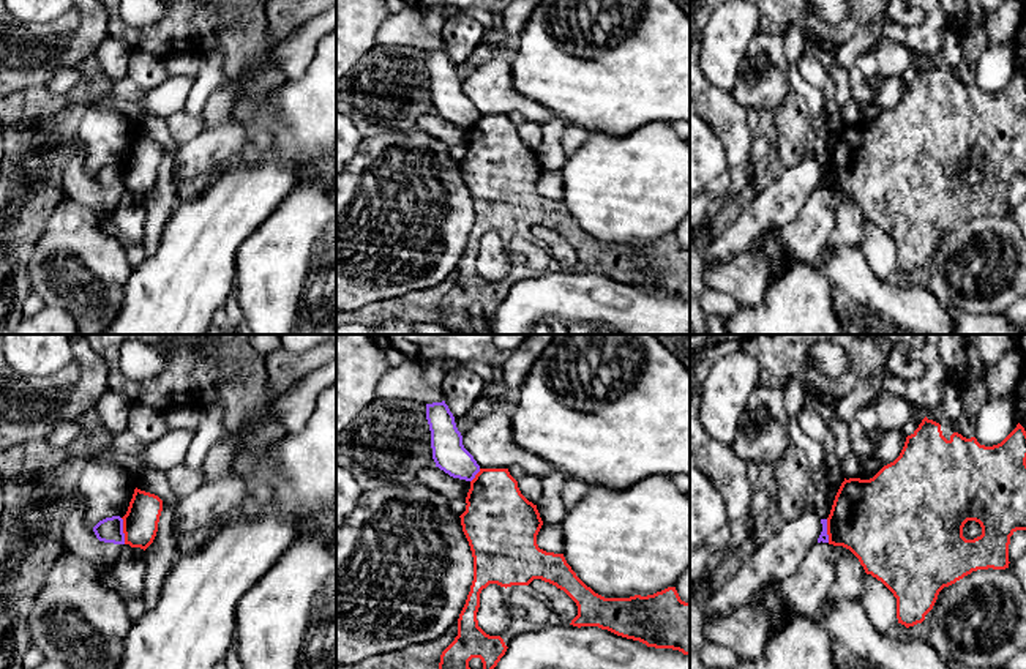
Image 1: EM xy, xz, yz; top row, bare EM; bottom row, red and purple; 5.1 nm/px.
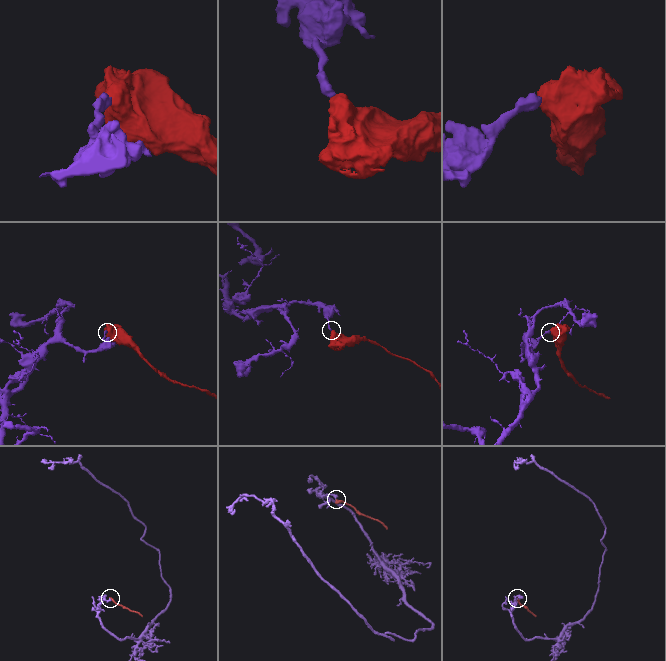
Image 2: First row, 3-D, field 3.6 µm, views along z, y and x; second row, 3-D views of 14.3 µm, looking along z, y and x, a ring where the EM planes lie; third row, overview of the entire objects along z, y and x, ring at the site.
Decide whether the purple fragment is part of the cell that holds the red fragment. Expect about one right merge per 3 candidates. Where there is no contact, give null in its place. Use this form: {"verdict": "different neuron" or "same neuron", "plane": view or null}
{"verdict": "different neuron", "plane": "xy"}

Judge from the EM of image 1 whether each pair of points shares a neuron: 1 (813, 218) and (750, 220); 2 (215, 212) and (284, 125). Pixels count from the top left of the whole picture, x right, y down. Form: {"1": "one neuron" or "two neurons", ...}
{"1": "two neurons", "2": "one neuron"}

